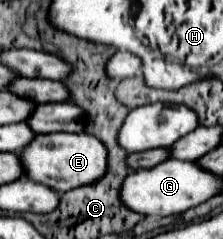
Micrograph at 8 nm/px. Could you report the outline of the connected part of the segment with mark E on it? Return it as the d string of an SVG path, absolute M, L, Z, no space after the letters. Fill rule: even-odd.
M48 133L36 135L28 147L20 151L24 177L52 187L56 193L66 193L84 183L94 183L106 173L106 147L88 133Z

